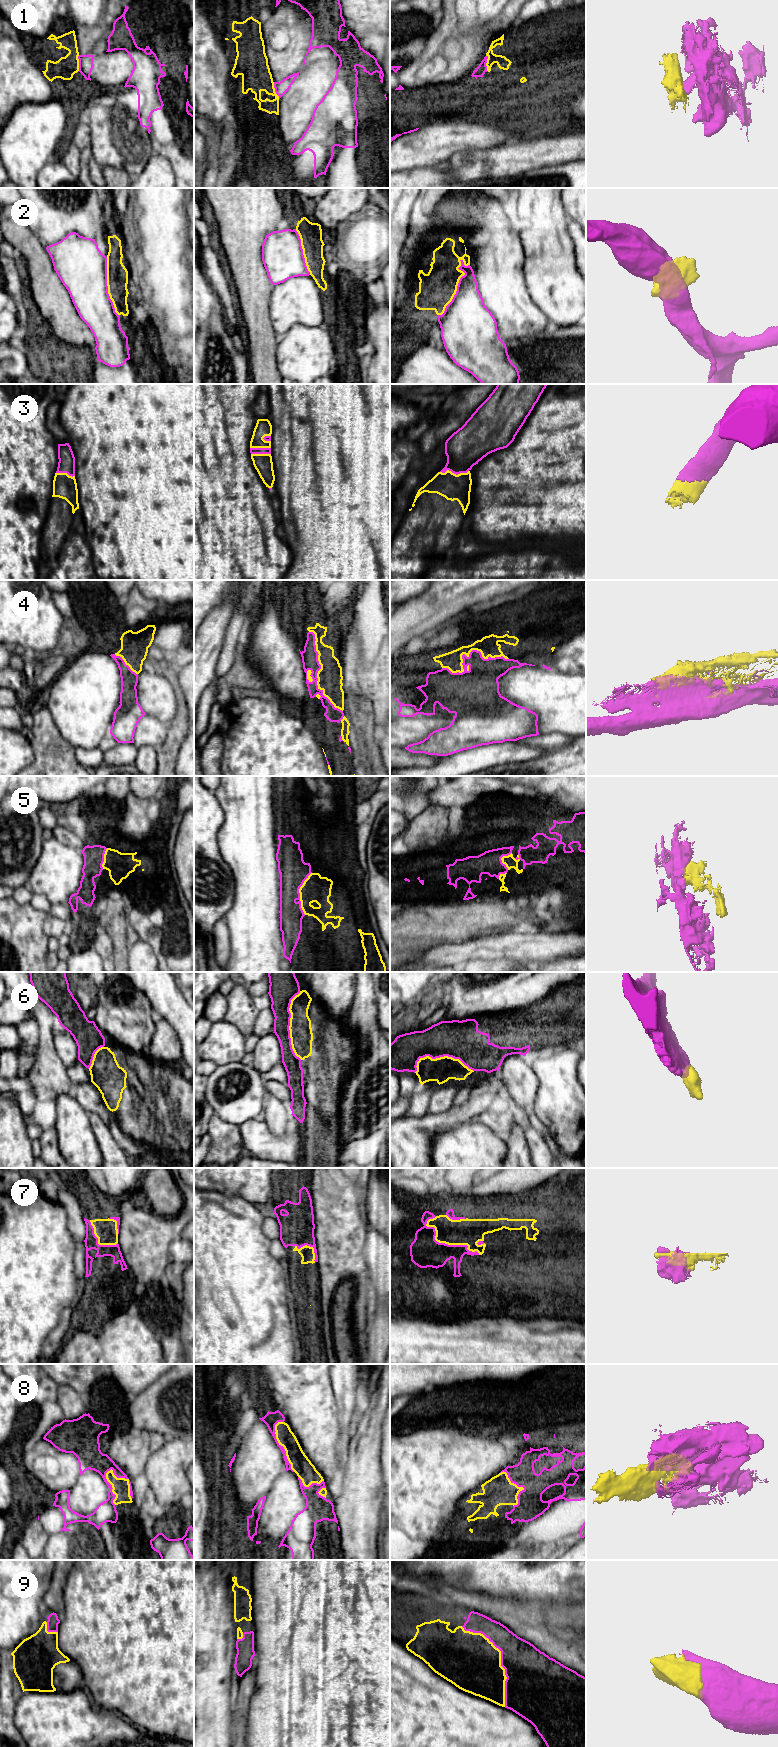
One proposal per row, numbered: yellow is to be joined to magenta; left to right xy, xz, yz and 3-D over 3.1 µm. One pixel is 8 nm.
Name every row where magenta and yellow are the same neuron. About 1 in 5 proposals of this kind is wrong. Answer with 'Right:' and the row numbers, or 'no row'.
Right: 3, 5, 6, 7, 8, 9

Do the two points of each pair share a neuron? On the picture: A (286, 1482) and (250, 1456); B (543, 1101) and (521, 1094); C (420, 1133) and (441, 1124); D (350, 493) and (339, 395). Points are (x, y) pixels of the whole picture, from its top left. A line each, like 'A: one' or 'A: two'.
A: two
B: two
C: one
D: one

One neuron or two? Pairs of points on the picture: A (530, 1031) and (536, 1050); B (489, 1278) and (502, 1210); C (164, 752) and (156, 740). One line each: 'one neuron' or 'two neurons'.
A: two neurons
B: one neuron
C: two neurons

